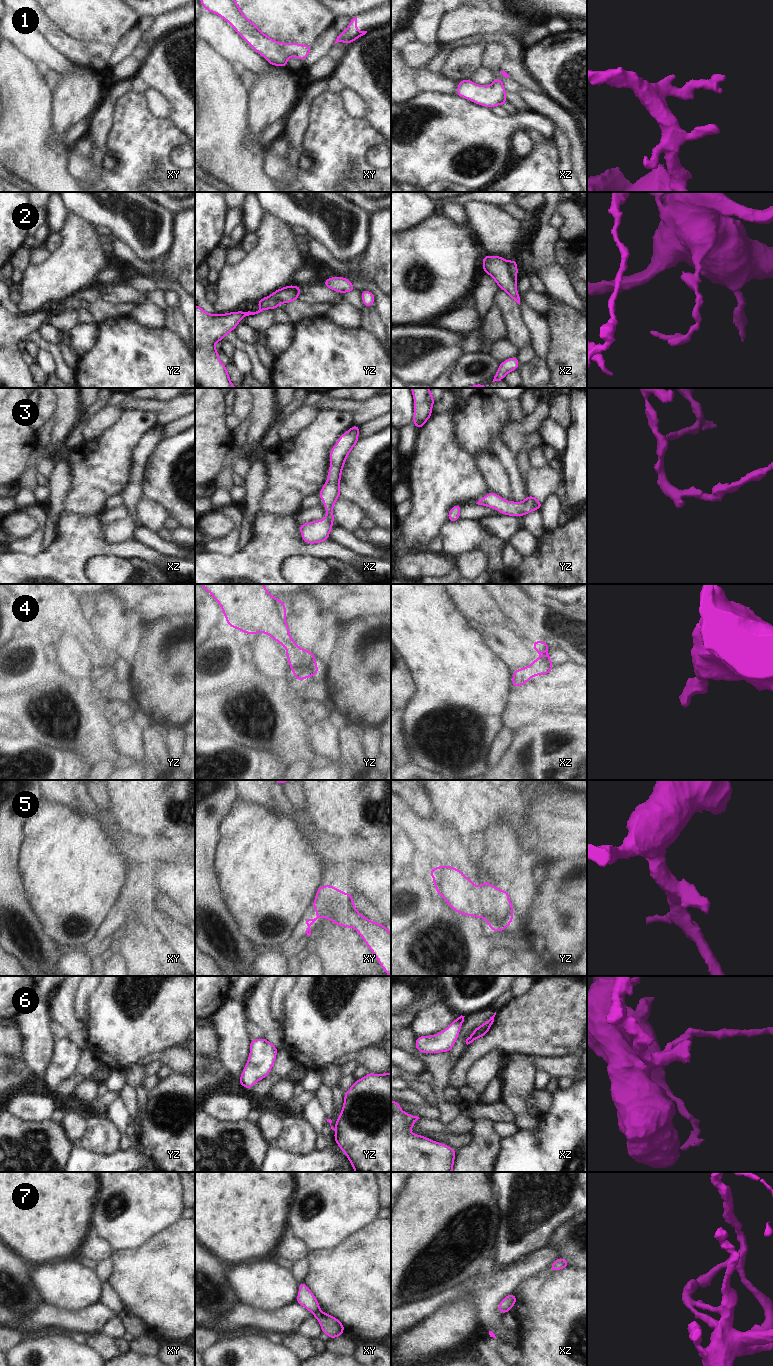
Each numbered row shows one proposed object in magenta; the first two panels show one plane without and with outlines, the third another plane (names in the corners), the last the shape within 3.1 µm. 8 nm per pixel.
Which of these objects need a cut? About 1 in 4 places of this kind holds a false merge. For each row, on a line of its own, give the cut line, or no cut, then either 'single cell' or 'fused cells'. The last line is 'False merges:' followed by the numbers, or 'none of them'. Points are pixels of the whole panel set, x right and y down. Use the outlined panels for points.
1: cut none; single cell
2: cut xz (507, 263), (509, 272), (515, 277); fused cells
3: cut none; single cell
4: cut none; single cell
5: cut xy (341, 891), (336, 898), (324, 896), (320, 902), (314, 902); fused cells
6: cut none; single cell
7: cut xy (319, 1309), (313, 1314); fused cells
False merges: 2, 5, 7

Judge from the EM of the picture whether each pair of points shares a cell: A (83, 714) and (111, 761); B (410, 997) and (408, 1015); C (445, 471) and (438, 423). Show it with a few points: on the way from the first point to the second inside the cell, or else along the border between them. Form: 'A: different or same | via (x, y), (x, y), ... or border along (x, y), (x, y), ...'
A: same | via (83, 726), (99, 749)
B: different | border along (417, 998), (401, 1011)
C: same | via (440, 459), (438, 454), (438, 435)

